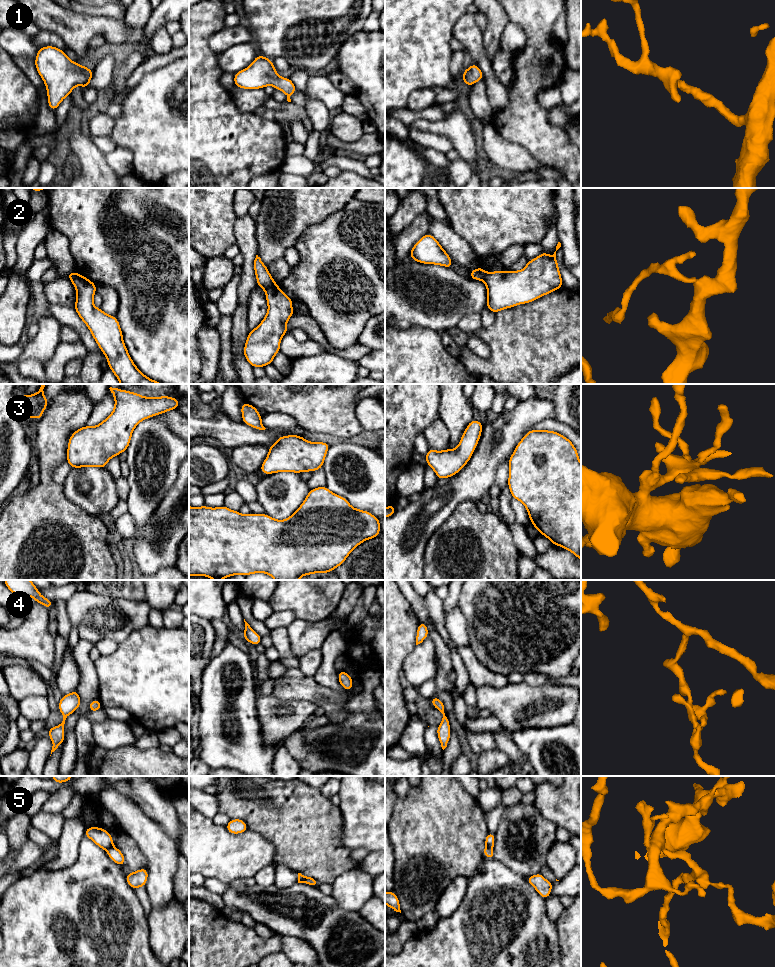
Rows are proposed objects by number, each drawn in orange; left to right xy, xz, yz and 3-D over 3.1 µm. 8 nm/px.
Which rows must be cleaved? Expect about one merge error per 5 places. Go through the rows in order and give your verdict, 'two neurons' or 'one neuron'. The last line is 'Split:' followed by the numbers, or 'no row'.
1: one neuron
2: two neurons
3: one neuron
4: one neuron
5: two neurons
Split: 2, 5

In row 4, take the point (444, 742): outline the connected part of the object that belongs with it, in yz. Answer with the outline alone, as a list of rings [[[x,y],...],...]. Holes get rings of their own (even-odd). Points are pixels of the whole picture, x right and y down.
[[[433,696],[430,699],[431,699],[431,704],[437,710],[439,710],[443,715],[441,724],[439,726],[437,726],[437,735],[438,735],[441,747],[444,750],[447,747],[447,745],[449,743],[449,739],[450,739],[449,719],[447,717],[445,706],[444,706],[443,702],[440,699],[438,699],[436,696]]]

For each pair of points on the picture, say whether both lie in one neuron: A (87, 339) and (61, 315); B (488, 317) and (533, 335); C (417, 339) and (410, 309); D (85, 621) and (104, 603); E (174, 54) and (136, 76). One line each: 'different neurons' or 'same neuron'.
A: same neuron
B: different neurons
C: different neurons
D: same neuron
E: same neuron

